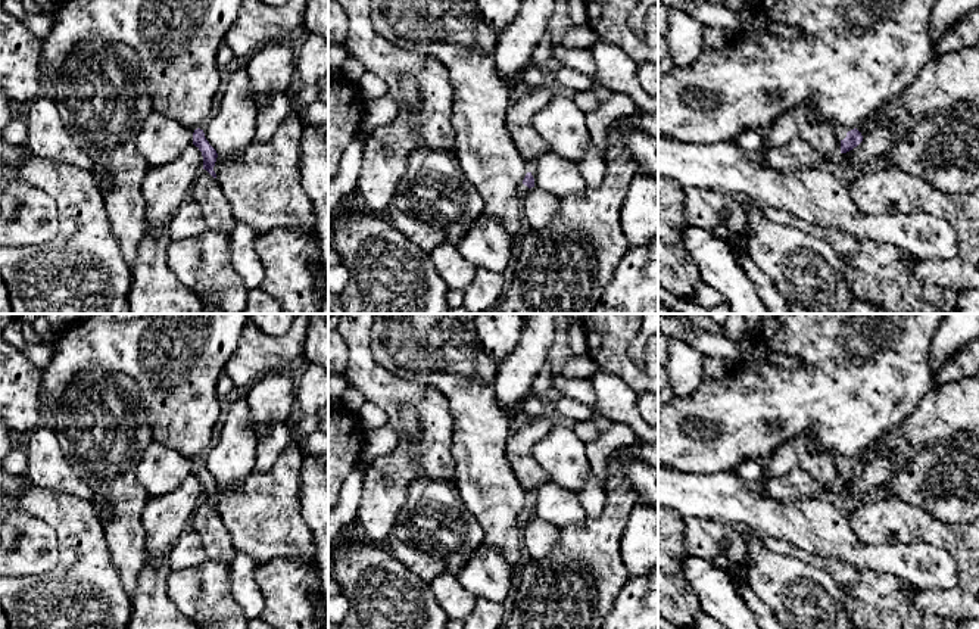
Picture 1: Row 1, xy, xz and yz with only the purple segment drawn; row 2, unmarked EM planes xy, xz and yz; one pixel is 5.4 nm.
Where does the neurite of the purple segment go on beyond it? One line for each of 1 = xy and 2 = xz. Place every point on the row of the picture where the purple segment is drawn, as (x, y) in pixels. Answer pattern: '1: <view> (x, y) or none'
1: none
2: xz (521, 189)

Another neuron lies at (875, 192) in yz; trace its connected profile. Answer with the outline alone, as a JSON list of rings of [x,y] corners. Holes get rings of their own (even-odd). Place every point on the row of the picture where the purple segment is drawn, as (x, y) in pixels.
[[[895,168],[860,172],[845,180],[845,189],[863,215],[926,212],[948,221],[957,233],[957,256],[913,256],[910,271],[920,281],[958,292],[979,289],[979,190],[945,193]]]

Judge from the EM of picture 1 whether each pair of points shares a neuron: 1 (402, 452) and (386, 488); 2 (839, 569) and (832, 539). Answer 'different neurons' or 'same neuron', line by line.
1: same neuron
2: different neurons

